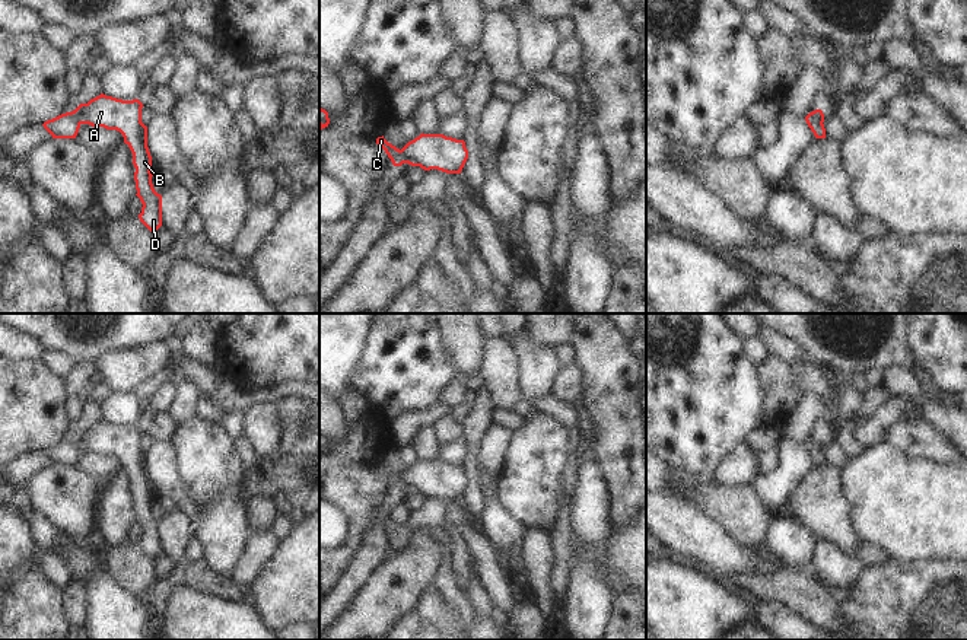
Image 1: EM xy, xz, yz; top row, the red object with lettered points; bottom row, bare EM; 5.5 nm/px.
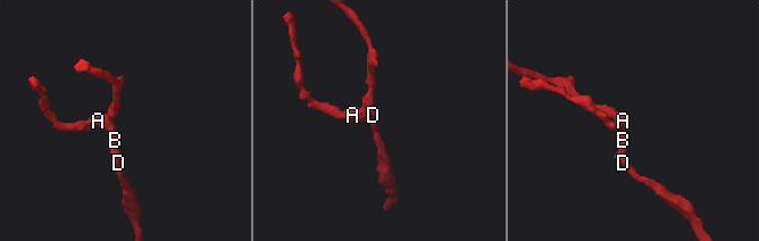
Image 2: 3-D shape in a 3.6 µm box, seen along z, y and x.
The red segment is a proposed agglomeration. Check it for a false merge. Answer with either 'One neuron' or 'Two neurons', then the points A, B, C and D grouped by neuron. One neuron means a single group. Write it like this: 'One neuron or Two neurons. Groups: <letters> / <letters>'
One neuron. Groups: A B C D

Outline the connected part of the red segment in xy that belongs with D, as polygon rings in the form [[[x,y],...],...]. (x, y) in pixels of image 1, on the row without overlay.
[[[101,420],[42,452],[53,465],[76,465],[82,450],[120,458],[133,480],[136,522],[143,531],[139,545],[155,560],[162,553],[162,522],[152,510],[152,483],[147,474],[147,453],[141,449],[141,434],[139,426],[123,427]]]

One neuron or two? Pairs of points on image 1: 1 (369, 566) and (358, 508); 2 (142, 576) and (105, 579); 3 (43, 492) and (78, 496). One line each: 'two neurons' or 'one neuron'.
1: two neurons
2: two neurons
3: one neuron

